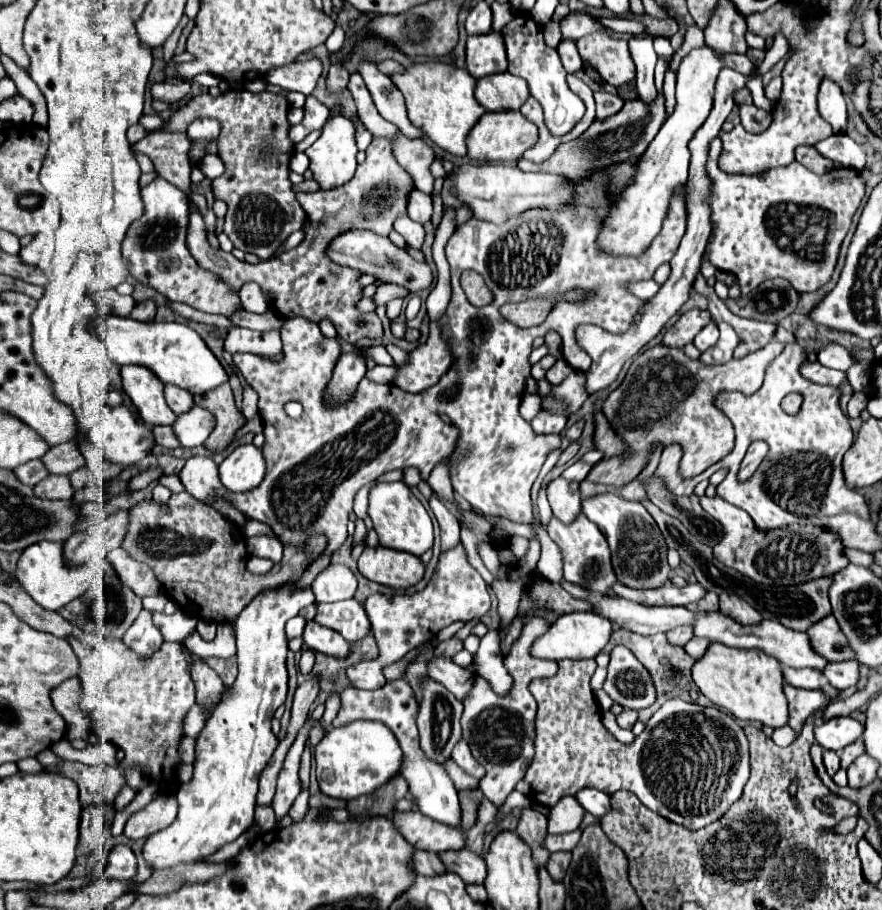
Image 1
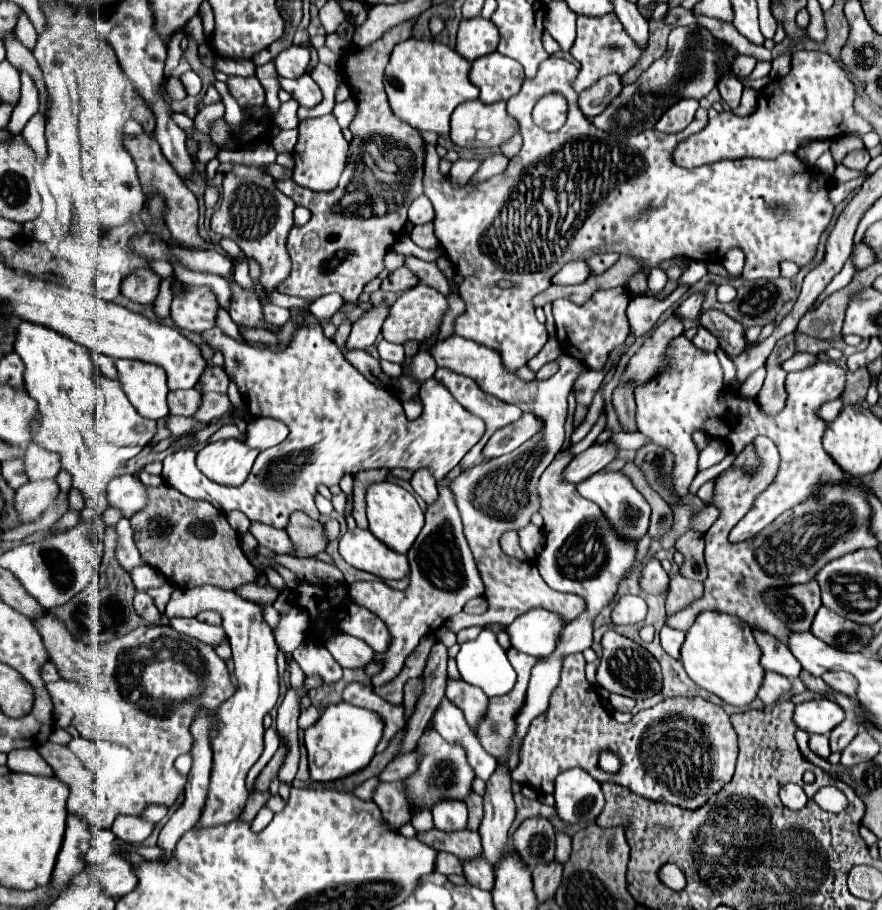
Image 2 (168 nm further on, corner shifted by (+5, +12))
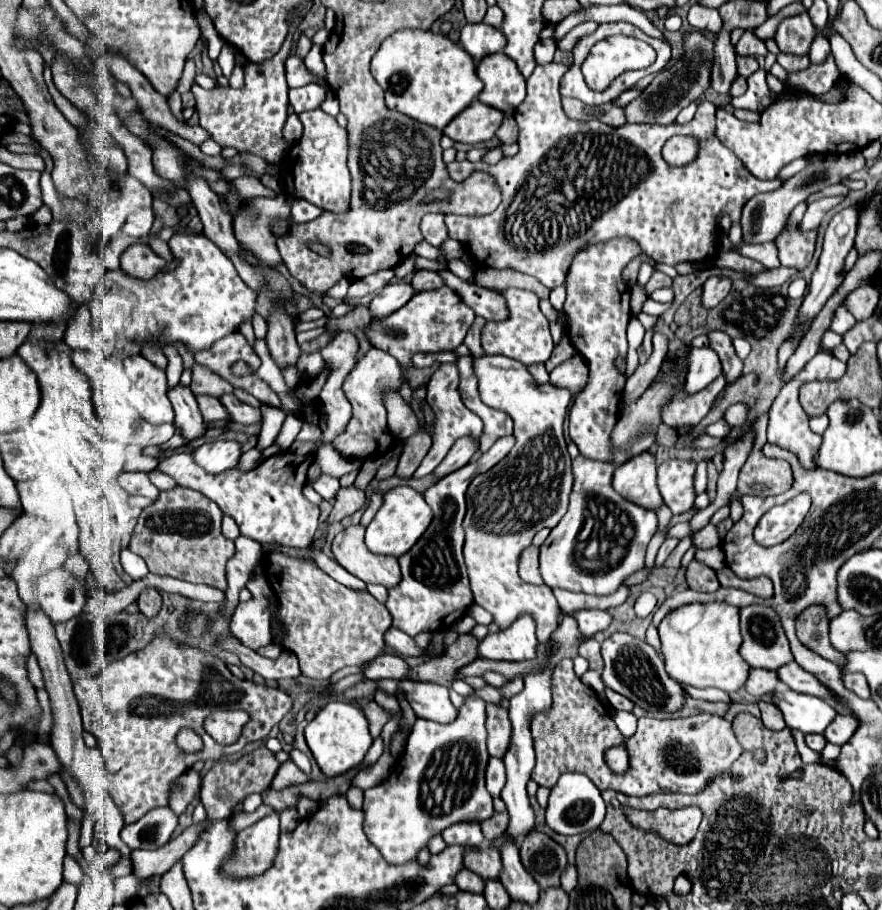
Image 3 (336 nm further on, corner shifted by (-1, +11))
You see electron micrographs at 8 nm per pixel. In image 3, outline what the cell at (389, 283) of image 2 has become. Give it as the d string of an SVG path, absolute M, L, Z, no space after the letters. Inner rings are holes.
M415 271L415 275L411 277L411 285L417 293L417 291L425 291L425 289L437 289L443 285L443 281L435 271Z

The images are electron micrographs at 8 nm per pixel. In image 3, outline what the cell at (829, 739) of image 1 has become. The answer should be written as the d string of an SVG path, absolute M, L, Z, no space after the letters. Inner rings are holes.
M781 689L775 693L773 703L783 711L785 723L791 729L803 733L823 733L827 725L837 717L835 709L813 695L795 693L791 689Z

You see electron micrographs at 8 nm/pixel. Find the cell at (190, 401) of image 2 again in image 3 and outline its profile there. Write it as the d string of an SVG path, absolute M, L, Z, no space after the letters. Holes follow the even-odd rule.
M197 395L197 403L199 403L201 415L203 415L205 421L223 421L223 419L227 419L227 411L223 409L223 405L217 397Z

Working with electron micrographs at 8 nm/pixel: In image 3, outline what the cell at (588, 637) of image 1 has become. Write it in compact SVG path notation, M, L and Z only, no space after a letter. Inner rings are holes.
M523 613L505 631L487 635L479 643L479 657L493 661L523 661L537 657L537 623L531 613Z

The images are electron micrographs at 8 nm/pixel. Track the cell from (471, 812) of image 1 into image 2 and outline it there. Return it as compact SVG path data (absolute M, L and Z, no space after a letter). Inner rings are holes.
M471 794L465 800L465 804L469 808L469 824L467 824L467 828L469 830L479 830L479 824L483 820L483 798L479 794Z

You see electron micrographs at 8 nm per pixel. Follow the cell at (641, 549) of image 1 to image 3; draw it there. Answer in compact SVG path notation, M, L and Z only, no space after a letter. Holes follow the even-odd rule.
M645 451L639 457L625 461L621 467L617 467L611 485L627 501L643 509L657 511L663 505L663 501L655 483L655 469L655 457Z

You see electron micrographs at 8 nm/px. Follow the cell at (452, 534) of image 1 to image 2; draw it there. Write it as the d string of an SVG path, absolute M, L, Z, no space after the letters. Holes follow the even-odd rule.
M421 468L421 470L413 472L411 486L427 504L435 502L435 498L437 498L437 482L435 482L433 474L429 472L429 468Z

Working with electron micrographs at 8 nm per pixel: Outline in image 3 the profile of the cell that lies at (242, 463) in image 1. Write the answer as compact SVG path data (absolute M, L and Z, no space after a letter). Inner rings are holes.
M209 441L193 451L193 459L207 473L225 473L239 465L241 445L237 441Z

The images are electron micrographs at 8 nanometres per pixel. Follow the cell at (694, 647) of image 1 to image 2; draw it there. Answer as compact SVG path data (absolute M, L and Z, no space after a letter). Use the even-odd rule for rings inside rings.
M663 626L659 630L659 640L661 640L661 648L665 650L665 654L669 654L671 658L679 658L679 648L683 644L683 632L673 630L669 626Z

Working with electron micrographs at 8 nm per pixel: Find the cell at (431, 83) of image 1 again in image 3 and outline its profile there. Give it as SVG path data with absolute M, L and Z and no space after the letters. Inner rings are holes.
M401 29L387 37L371 61L371 73L383 87L389 109L435 129L445 129L483 89L483 83L475 73L475 61L463 47L445 35L421 29Z

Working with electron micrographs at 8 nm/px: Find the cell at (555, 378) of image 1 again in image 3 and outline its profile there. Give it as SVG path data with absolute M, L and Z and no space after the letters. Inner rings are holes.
M575 355L563 361L561 365L557 365L549 375L551 375L553 385L567 387L575 397L579 391L583 391L587 383L587 363L583 361L581 355Z

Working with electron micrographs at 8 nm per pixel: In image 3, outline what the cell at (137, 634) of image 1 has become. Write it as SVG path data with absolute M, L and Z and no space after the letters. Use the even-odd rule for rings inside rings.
M145 589L141 595L139 595L139 611L145 613L147 617L153 617L159 607L161 607L161 593L157 589Z

